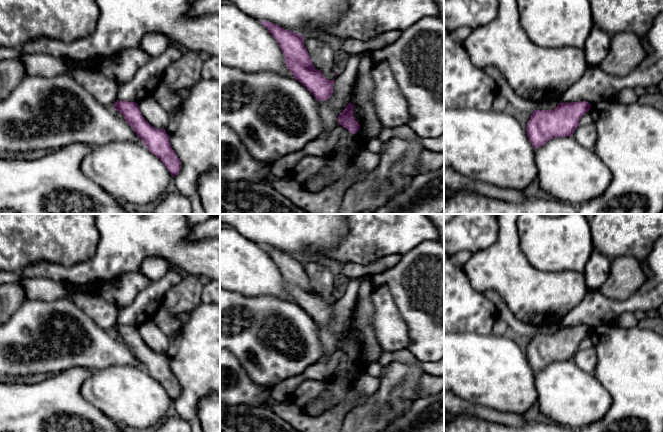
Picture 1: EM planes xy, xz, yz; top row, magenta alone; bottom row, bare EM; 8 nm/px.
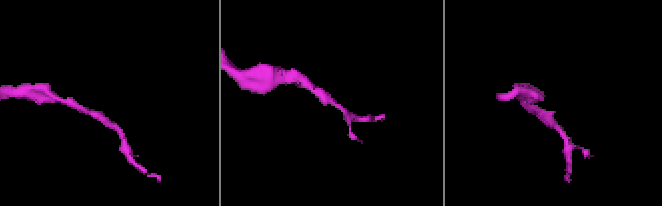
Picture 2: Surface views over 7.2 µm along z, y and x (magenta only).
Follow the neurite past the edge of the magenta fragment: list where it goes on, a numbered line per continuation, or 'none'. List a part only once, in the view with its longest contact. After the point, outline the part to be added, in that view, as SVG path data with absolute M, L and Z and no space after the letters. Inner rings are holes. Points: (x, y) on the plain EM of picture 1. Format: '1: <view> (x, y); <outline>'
none

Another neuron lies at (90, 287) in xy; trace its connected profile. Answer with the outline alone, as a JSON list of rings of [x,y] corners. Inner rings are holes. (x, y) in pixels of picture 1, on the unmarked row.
[[[62,284],[63,286],[70,288],[76,292],[97,292],[99,291],[100,284],[88,284],[88,285],[81,285],[81,286],[74,286],[72,284]]]

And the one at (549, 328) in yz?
[[[551,323],[539,325],[537,334],[553,334],[558,328],[559,325]]]

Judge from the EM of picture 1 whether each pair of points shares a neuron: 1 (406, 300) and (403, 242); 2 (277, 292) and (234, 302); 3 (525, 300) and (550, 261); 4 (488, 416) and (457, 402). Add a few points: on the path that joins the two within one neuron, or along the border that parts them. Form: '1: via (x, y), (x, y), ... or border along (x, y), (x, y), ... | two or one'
1: border along (424, 241), (402, 255) | two
2: border along (239, 292), (247, 296), (274, 296), (285, 300) | two
3: border along (525, 257), (534, 267), (544, 271), (568, 271) | two
4: via (480, 416), (471, 416), (465, 410) | one

